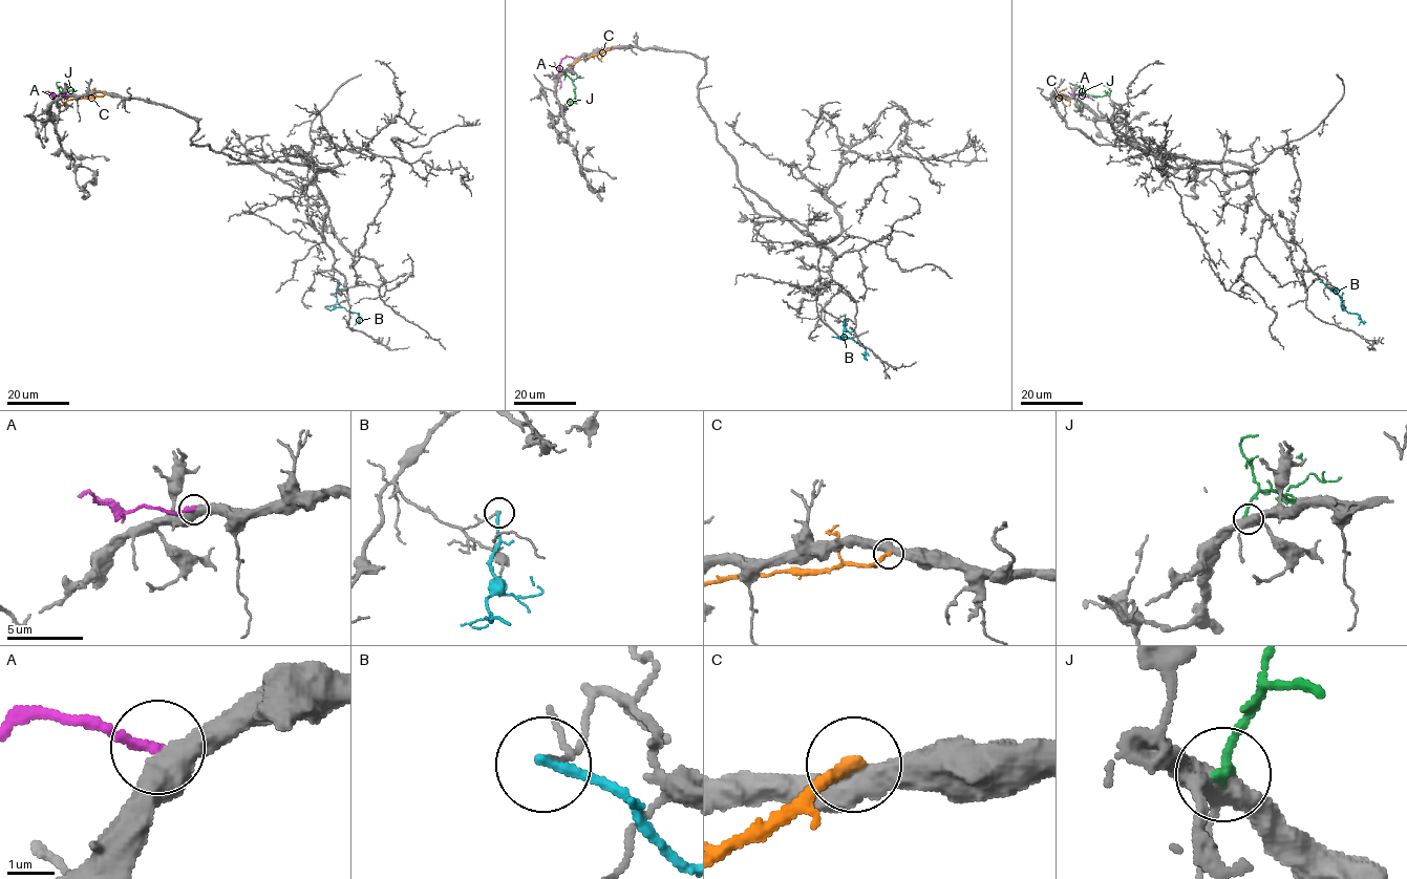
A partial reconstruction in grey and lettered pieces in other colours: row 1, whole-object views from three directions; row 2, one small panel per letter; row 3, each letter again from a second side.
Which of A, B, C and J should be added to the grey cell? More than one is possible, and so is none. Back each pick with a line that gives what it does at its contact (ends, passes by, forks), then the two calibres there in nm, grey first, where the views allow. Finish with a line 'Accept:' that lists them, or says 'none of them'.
Accept: none of them

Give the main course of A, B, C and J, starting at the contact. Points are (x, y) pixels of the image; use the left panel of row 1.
A: (68, 94), (52, 97), (51, 93), (52, 101)
B: (338, 281), (337, 302), (358, 314), (355, 325)
C: (105, 94), (67, 100), (62, 106)
J: (58, 99), (60, 92), (68, 97), (63, 94), (63, 90), (68, 85)

